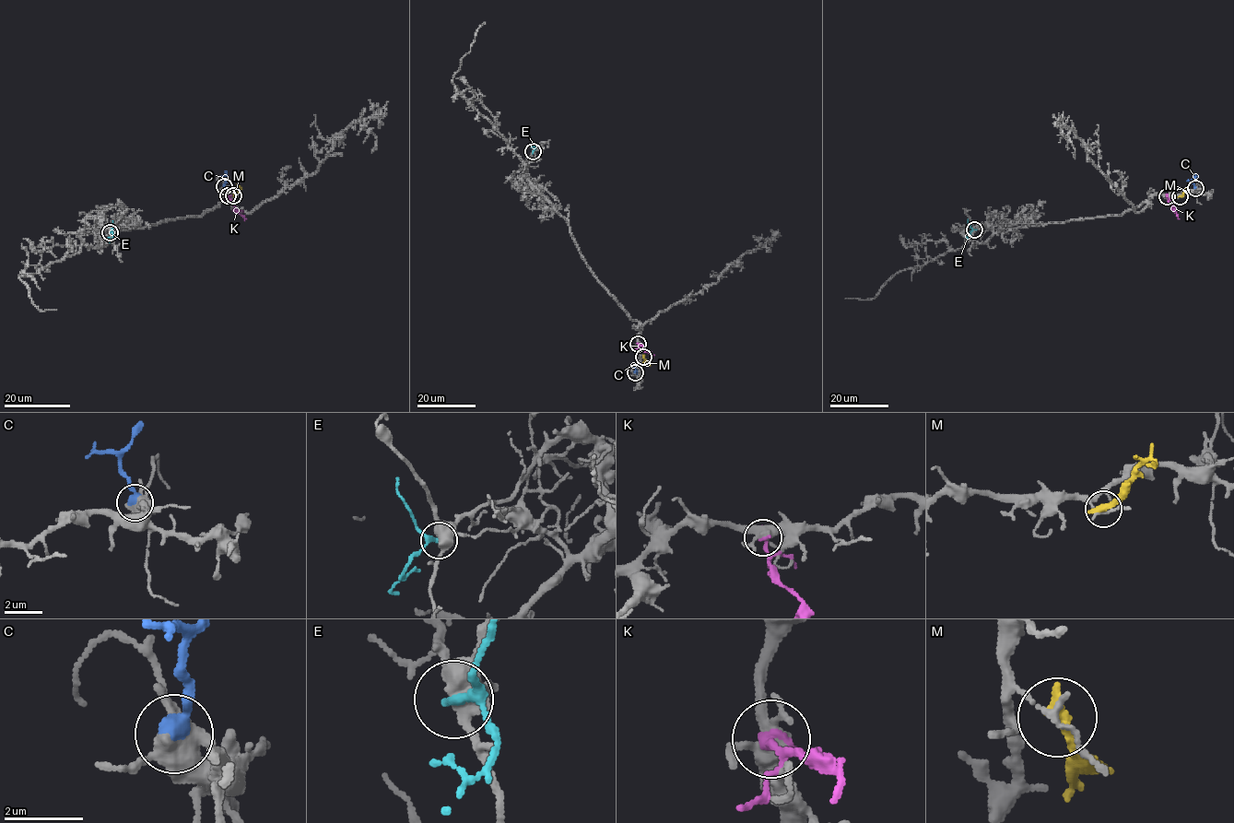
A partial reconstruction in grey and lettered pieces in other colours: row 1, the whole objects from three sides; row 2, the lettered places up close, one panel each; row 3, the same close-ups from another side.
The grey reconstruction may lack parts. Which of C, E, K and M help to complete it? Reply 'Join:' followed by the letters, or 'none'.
Join: C

